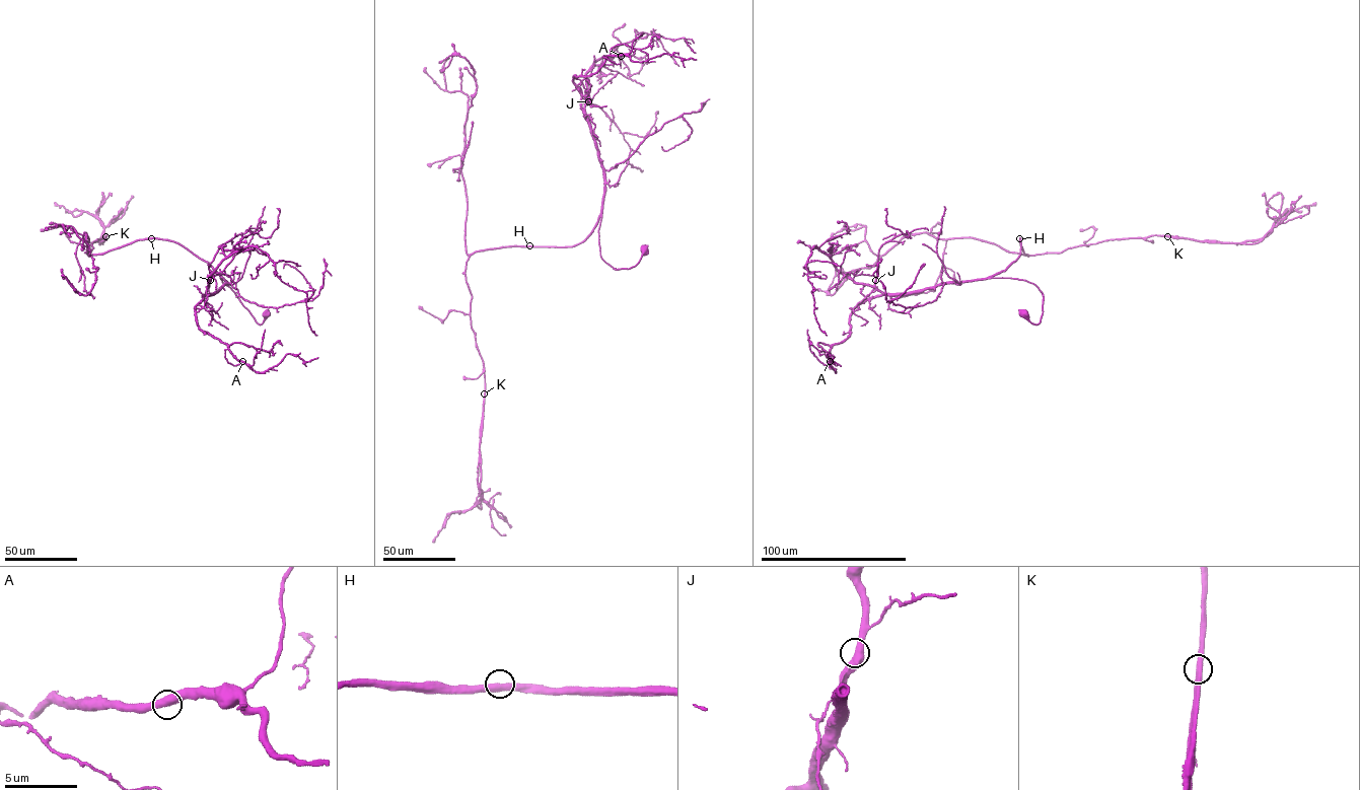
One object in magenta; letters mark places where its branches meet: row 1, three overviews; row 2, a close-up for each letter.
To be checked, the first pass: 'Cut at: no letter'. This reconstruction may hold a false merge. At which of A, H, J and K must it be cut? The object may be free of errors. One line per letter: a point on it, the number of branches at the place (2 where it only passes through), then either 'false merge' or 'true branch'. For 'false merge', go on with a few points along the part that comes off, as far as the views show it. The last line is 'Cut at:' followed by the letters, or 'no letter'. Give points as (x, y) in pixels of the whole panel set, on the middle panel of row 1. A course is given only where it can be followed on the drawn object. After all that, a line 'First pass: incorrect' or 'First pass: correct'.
A: at (621, 56); 2 branches meet; true branch
H: at (529, 245); 2 branches meet; true branch
J: at (588, 101); 2 branches meet; true branch
K: at (484, 393); 2 branches meet; false merge; foreign part runs (485, 393), (478, 481), (482, 500), (469, 509), (452, 513), (444, 527)
Cut at: K
First pass: incorrect

